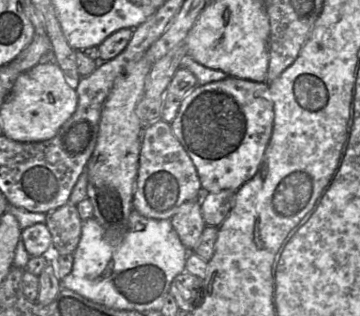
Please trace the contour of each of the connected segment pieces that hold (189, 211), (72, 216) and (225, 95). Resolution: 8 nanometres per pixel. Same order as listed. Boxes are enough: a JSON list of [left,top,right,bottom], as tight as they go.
[[170,199,206,251],[46,203,82,255],[170,76,273,192]]

